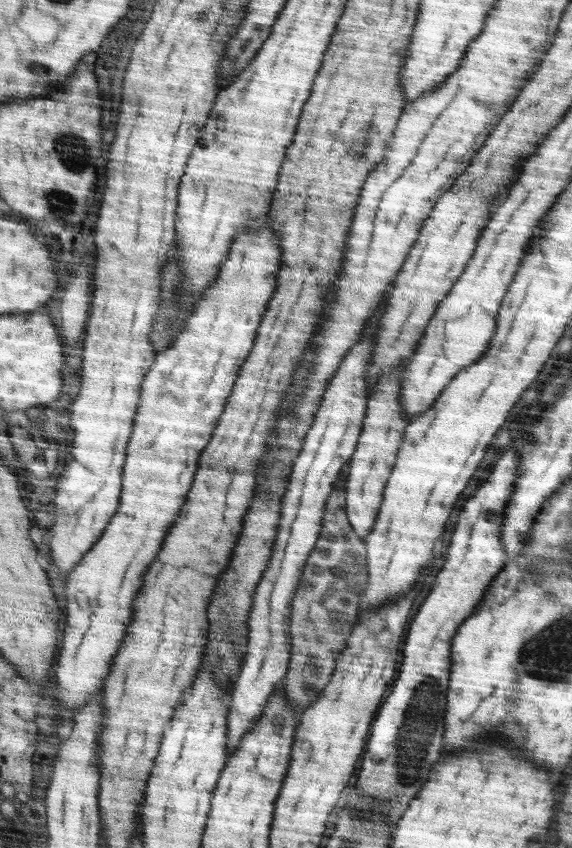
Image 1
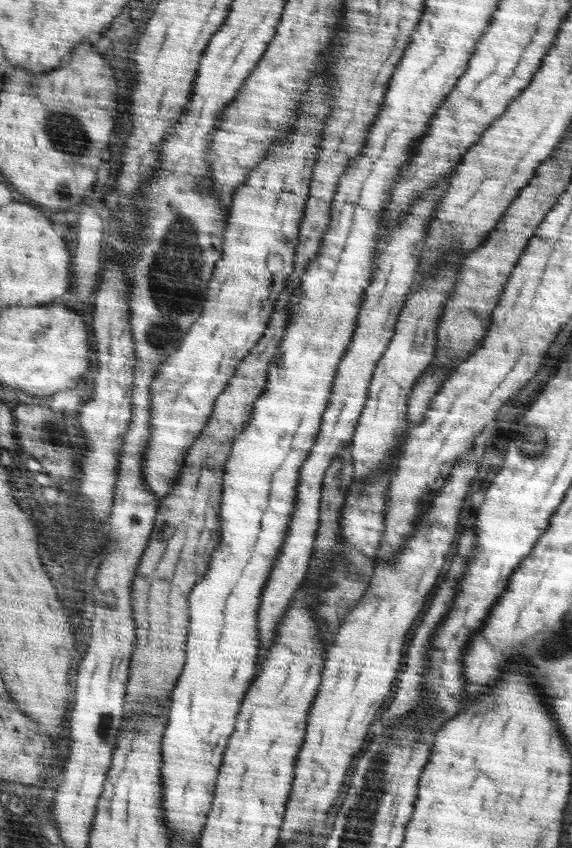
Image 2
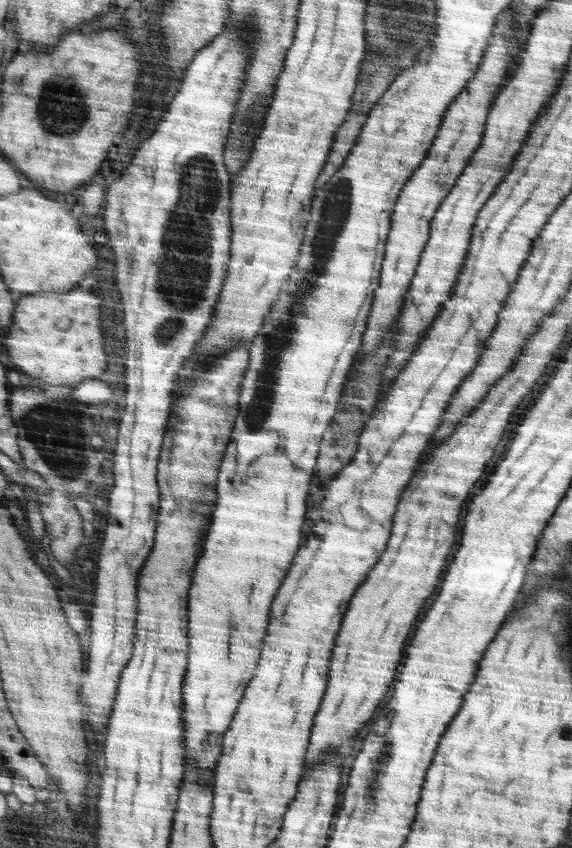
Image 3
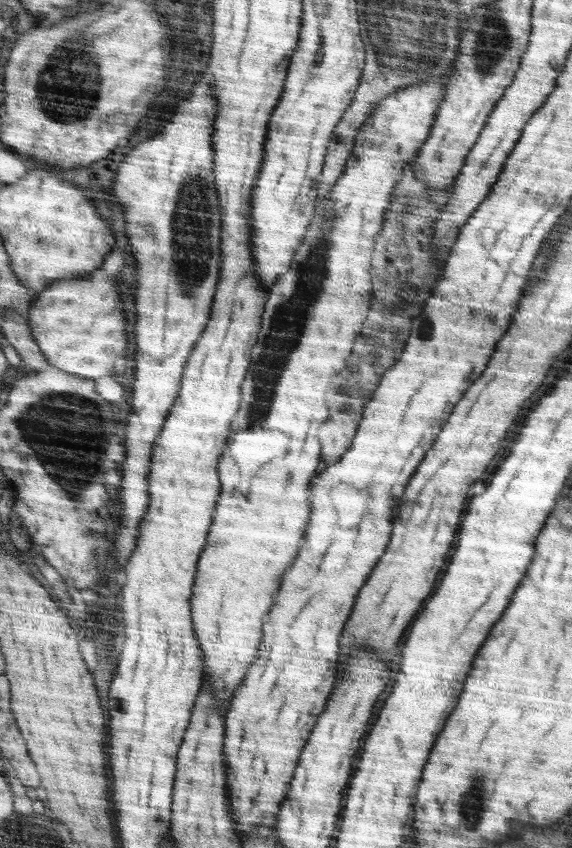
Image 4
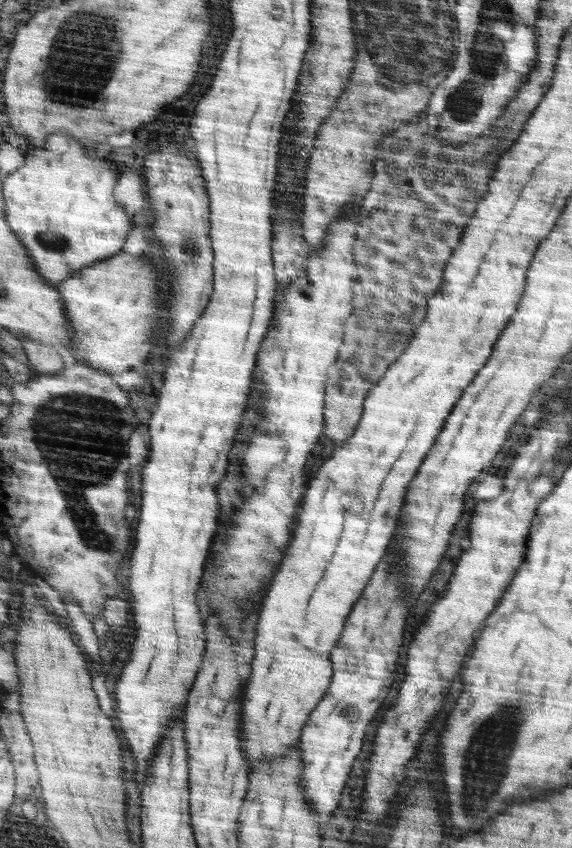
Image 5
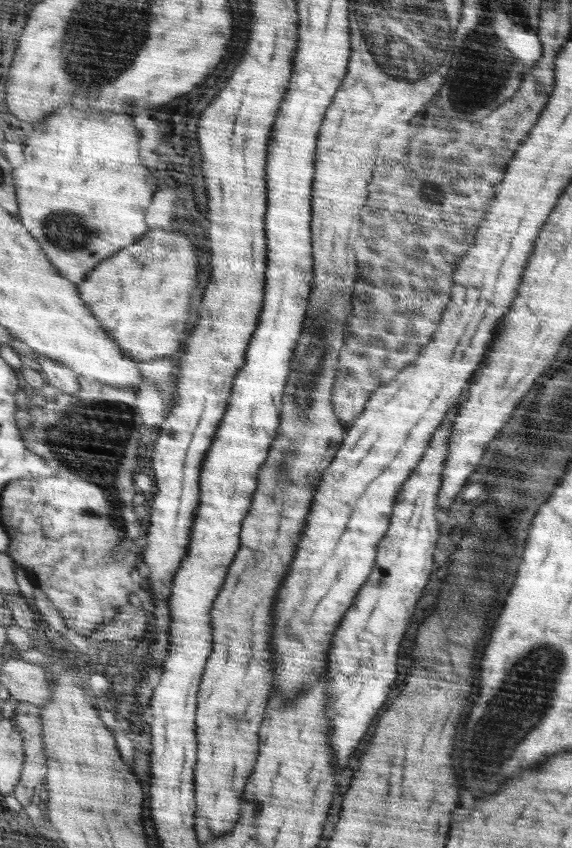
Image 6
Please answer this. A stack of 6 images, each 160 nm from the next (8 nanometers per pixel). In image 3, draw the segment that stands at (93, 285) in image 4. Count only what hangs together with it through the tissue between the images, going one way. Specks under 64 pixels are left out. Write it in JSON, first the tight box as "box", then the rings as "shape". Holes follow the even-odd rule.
{"box":[3,287,106,386],"shape":[[[78,287],[64,293],[38,293],[24,296],[19,301],[15,312],[15,323],[6,332],[3,341],[14,368],[19,372],[30,374],[39,382],[76,386],[84,378],[98,378],[98,374],[102,374],[106,368],[106,354],[98,324],[100,324],[100,300],[92,292],[80,290]]]}

